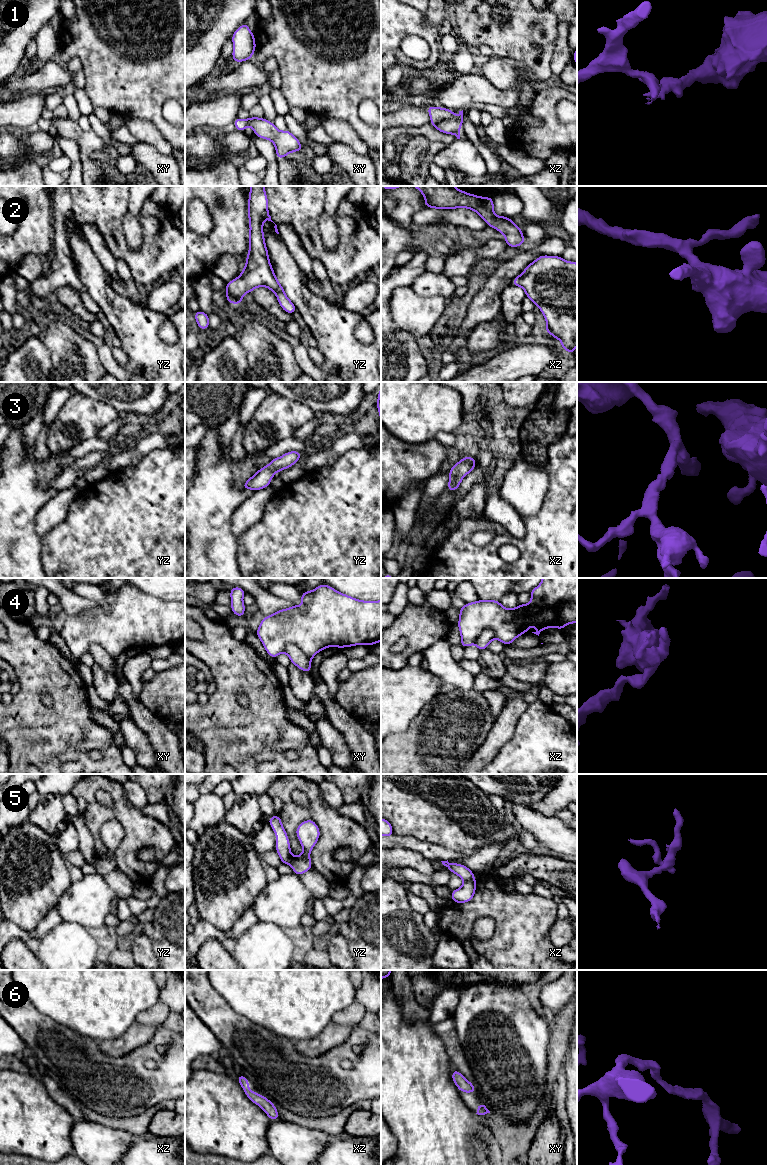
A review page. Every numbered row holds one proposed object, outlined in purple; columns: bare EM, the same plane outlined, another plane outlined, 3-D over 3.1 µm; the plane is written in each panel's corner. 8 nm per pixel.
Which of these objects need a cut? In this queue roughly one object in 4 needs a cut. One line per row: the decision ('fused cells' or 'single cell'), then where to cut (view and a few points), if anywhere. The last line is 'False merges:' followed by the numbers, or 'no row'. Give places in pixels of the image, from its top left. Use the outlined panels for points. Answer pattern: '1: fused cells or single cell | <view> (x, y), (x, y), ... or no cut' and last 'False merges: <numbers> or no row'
1: fused cells | xz (453, 114), (433, 125)
2: single cell | no cut
3: single cell | no cut
4: fused cells | xy (284, 647), (288, 644), (294, 644), (309, 659)
5: fused cells | xz (474, 878), (464, 882)
6: single cell | no cut
False merges: 1, 4, 5

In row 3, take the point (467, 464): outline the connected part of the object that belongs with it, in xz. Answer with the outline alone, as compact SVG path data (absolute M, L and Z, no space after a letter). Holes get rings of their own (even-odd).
M462 457L462 459L452 466L448 475L448 491L456 491L460 487L462 479L475 469L475 457Z

